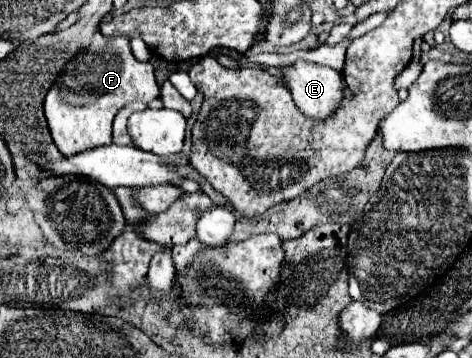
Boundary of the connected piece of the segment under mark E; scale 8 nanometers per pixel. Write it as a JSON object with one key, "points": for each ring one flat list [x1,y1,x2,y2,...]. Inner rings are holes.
{"points":[[295,61,291,65,279,67,279,81,283,81,283,85,287,85,287,89,293,95,295,105,311,119,323,119,329,117,335,107,339,105,341,97,343,97,343,85,341,85,341,73,331,69,331,67,323,67,323,65,315,65,315,63,307,63,307,61]]}

